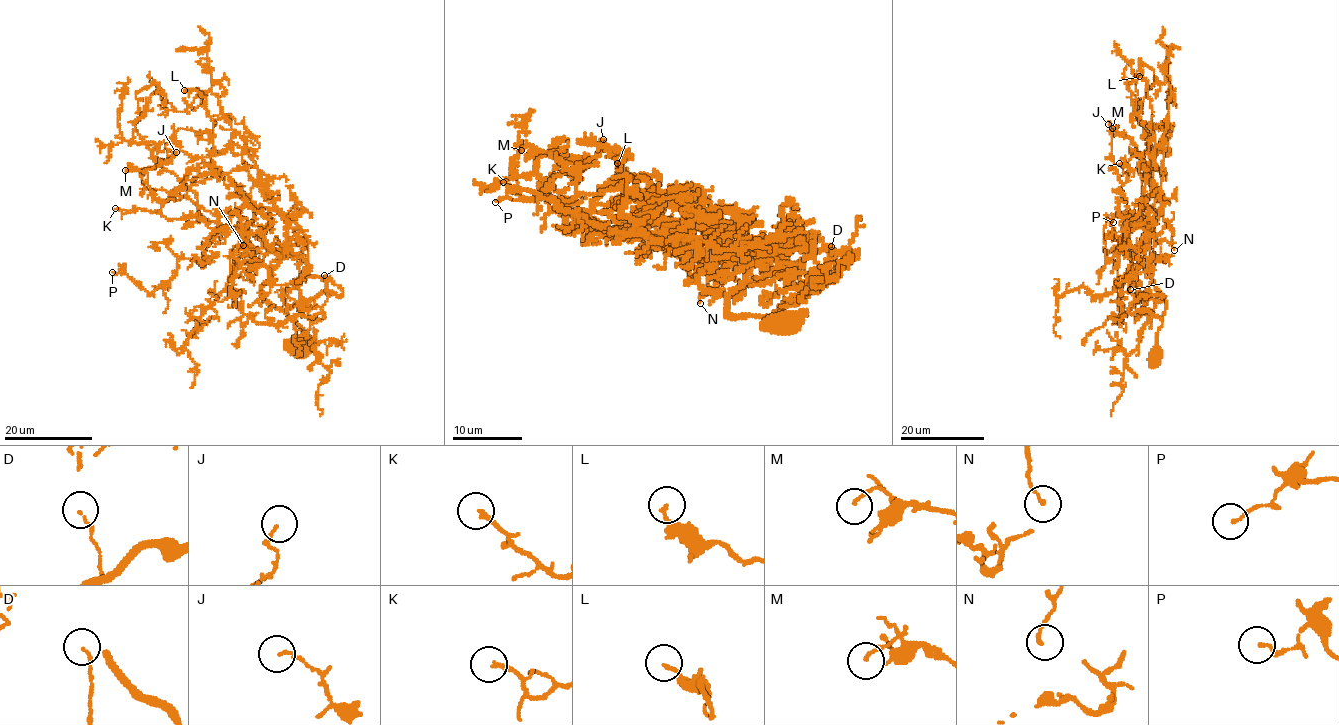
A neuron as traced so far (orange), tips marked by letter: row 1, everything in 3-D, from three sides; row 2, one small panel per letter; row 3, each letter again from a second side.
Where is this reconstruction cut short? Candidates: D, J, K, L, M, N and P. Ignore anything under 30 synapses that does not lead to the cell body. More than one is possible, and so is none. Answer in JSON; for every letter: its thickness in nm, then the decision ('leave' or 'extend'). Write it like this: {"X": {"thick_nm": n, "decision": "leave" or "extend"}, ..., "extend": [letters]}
{"D": {"thick_nm": 120, "decision": "leave"}, "J": {"thick_nm": 120, "decision": "leave"}, "K": {"thick_nm": 170, "decision": "leave"}, "L": {"thick_nm": 200, "decision": "leave"}, "M": {"thick_nm": 100, "decision": "leave"}, "N": {"thick_nm": 130, "decision": "leave"}, "P": {"thick_nm": 110, "decision": "leave"}, "extend": []}

